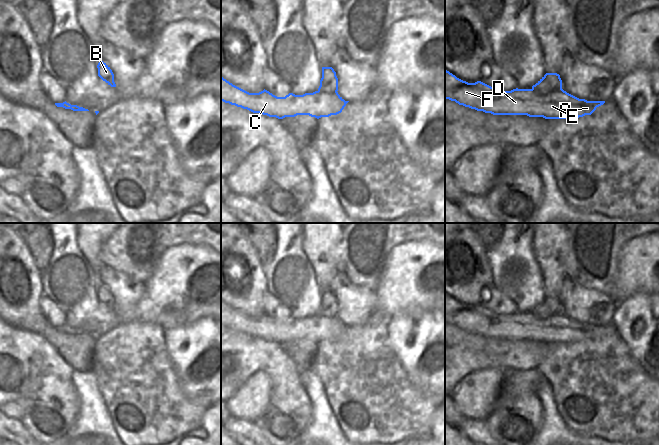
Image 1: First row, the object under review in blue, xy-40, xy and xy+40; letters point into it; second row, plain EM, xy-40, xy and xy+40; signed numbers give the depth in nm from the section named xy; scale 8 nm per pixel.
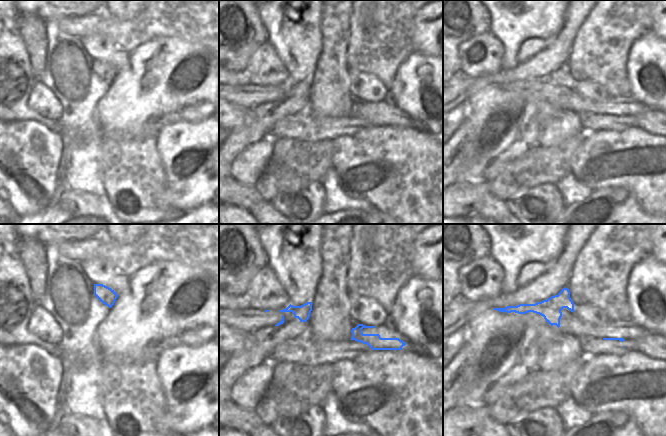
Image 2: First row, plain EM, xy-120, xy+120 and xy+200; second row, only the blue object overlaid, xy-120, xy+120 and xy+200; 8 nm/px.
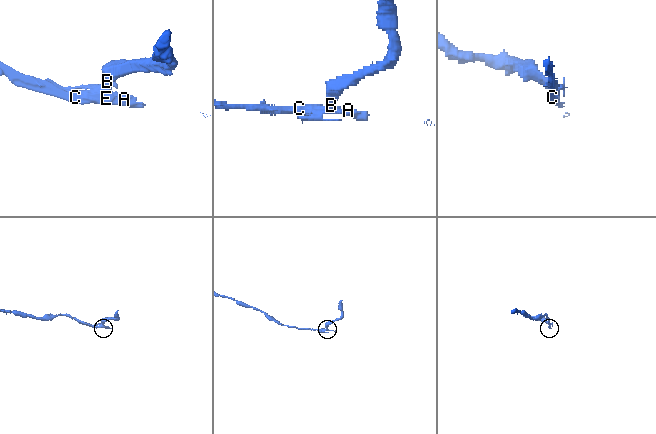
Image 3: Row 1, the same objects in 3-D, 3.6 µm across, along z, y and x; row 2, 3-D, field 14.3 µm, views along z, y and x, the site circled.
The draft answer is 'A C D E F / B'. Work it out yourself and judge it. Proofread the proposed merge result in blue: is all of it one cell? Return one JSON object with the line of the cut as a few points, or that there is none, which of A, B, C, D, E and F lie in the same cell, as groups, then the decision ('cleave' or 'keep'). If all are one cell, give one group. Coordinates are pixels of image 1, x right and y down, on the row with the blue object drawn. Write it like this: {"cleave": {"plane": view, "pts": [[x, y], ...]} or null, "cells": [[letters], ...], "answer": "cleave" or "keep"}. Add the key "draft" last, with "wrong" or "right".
{"cleave": {"plane": "xy+40", "pts": [[561, 87], [558, 90], [544, 94], [539, 94], [532, 89]]}, "cells": [["A", "C", "D", "E", "F"], ["B"]], "answer": "cleave", "draft": "right"}

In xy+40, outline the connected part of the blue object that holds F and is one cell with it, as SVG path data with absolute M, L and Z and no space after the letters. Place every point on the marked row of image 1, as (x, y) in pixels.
M446 69L445 99L493 115L527 115L545 119L577 119L591 115L605 103L579 99L562 88L545 95L533 89L499 91L481 81L463 81Z

